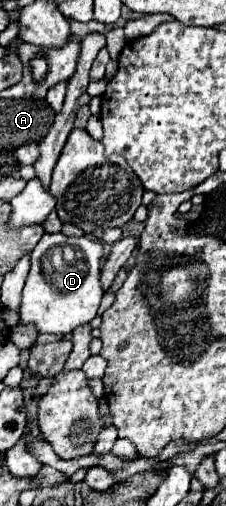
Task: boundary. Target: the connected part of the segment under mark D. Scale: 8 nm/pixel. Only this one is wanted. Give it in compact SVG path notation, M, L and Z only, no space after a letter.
M44 234L30 254L30 272L22 290L20 322L36 324L40 334L70 334L76 326L88 324L100 306L100 258L102 244L90 236L72 238L58 234Z

